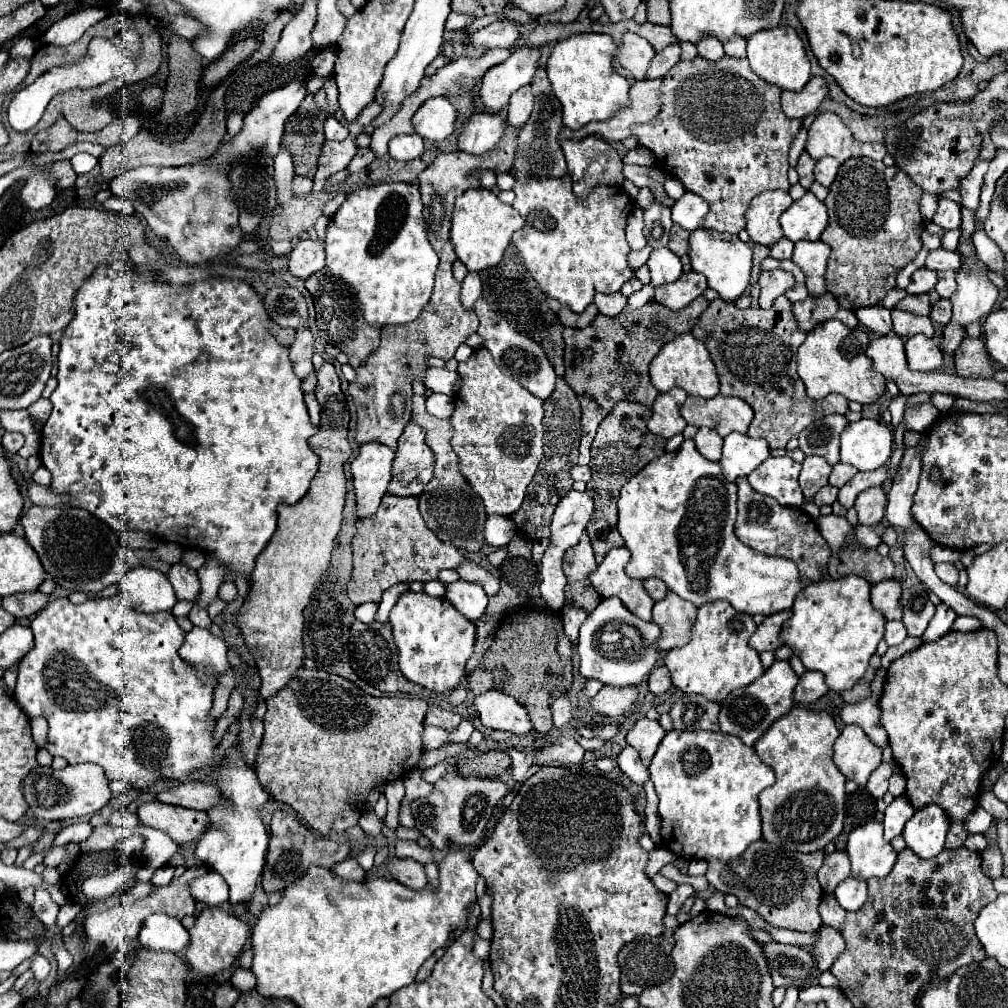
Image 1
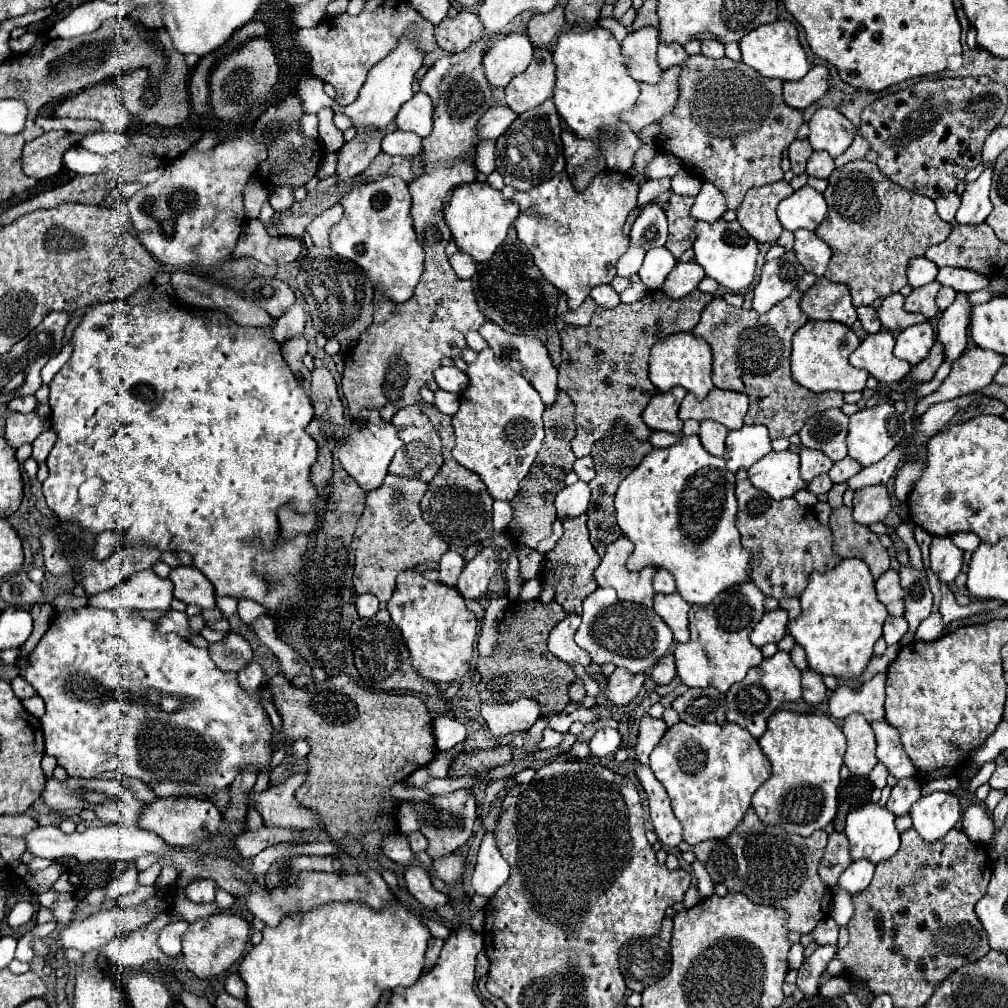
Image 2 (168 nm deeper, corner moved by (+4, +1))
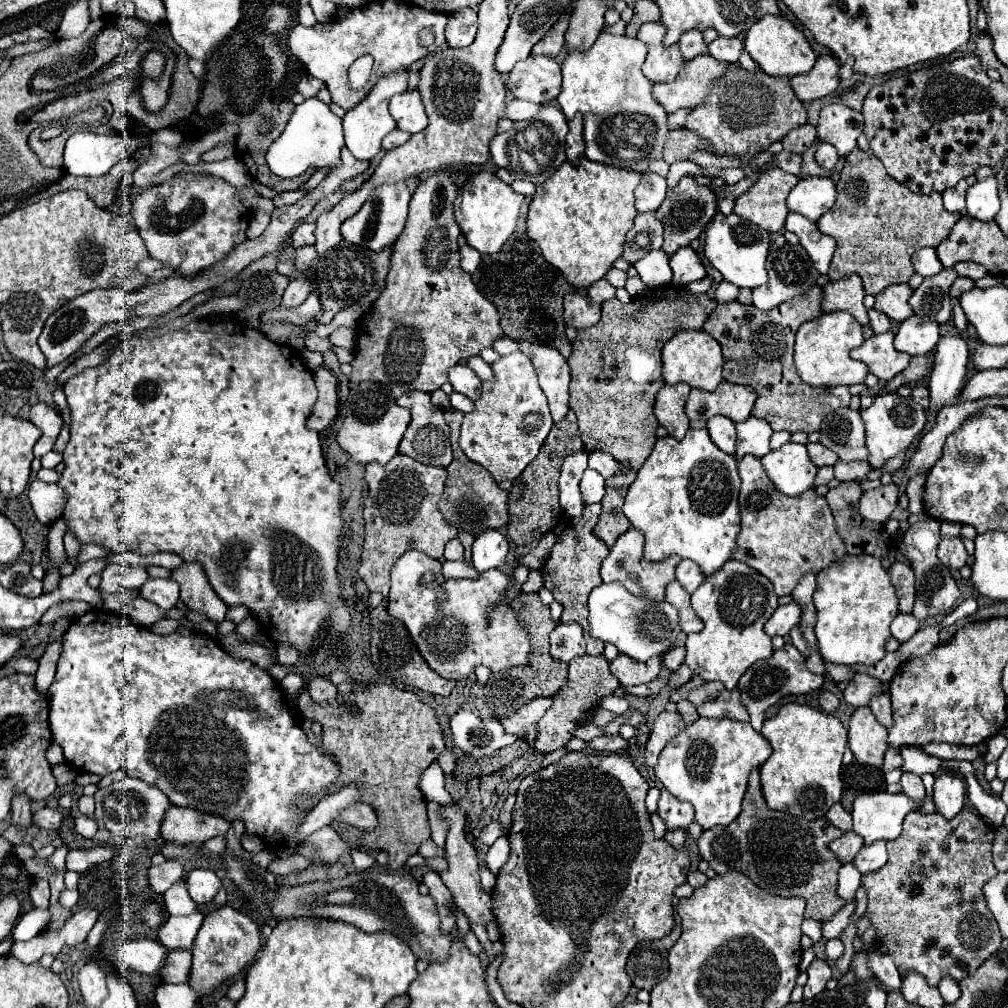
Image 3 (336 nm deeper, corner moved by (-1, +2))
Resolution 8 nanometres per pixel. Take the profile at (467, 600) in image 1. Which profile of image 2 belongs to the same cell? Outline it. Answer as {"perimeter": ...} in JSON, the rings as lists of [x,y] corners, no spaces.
{"perimeter":[[[485,547],[475,559],[471,559],[463,573],[457,579],[457,591],[461,593],[461,597],[469,599],[469,601],[479,601],[483,599],[483,595],[487,595],[487,585],[491,575],[497,569],[497,557],[495,551]]]}

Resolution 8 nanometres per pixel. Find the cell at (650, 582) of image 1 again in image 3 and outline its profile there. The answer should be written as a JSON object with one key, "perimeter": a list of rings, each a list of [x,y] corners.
{"perimeter":[[[682,560],[676,568],[676,580],[686,588],[686,592],[692,594],[702,584],[704,572],[700,572],[700,568],[694,560]]]}

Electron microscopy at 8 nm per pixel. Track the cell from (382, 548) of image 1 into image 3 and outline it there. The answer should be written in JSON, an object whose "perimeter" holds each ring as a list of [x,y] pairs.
{"perimeter":[[[400,452],[388,464],[366,464],[366,482],[370,492],[364,500],[366,526],[358,574],[368,584],[370,592],[388,596],[390,568],[402,552],[414,548],[430,558],[442,558],[446,542],[456,538],[456,528],[444,520],[444,514],[438,508],[438,502],[444,496],[446,476],[446,468],[420,464]]]}

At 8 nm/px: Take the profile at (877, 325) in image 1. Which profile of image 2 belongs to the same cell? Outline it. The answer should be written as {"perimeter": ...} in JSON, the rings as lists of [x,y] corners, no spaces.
{"perimeter":[[[859,307],[857,309],[857,317],[863,325],[863,329],[867,333],[879,333],[881,331],[881,321],[879,321],[879,315],[877,315],[877,309],[873,307]]]}

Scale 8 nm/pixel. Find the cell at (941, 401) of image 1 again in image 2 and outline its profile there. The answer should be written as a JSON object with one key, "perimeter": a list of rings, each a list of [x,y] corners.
{"perimeter":[[[971,347],[961,353],[961,357],[953,363],[949,377],[941,383],[941,387],[927,395],[925,399],[919,399],[915,405],[915,415],[923,415],[931,405],[953,401],[963,395],[971,395],[975,391],[981,391],[993,381],[993,375],[1003,365],[1003,355],[995,351],[987,351],[981,347]]]}

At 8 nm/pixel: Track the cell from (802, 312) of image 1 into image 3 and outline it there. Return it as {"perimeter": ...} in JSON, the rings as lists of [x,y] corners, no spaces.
{"perimeter":[[[852,274],[836,282],[828,282],[824,286],[824,300],[822,300],[822,310],[824,312],[834,312],[834,310],[844,310],[852,314],[860,324],[868,324],[868,310],[864,306],[864,288],[860,276]]]}

